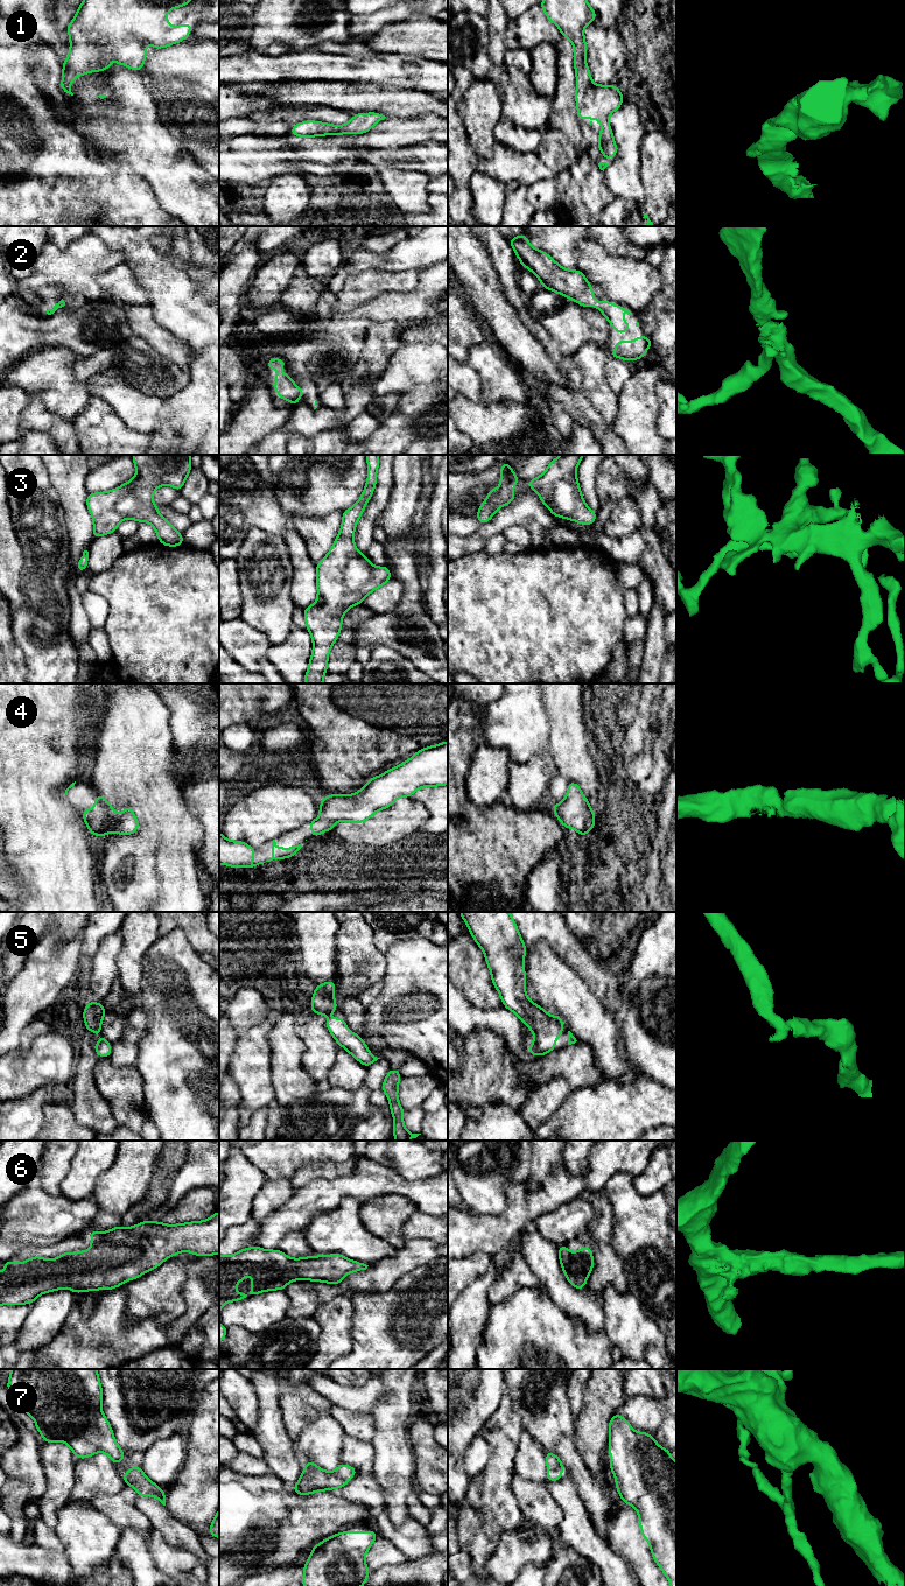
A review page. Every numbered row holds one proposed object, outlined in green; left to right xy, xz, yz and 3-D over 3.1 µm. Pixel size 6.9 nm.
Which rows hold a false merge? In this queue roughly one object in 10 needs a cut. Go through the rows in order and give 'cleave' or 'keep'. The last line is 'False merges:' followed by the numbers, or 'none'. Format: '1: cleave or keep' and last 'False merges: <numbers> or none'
1: keep
2: keep
3: keep
4: keep
5: keep
6: keep
7: keep
False merges: none

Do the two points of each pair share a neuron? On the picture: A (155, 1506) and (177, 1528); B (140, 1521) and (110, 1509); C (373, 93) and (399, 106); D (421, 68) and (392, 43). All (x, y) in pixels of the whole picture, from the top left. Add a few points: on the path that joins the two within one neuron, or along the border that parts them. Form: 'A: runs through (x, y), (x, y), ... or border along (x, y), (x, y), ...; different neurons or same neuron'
A: runs through (159, 1511), (172, 1524); same neuron
B: runs through (133, 1517), (117, 1509); same neuron
C: runs through (379, 99), (393, 102); same neuron
D: border along (383, 54), (415, 55), (434, 61); different neurons

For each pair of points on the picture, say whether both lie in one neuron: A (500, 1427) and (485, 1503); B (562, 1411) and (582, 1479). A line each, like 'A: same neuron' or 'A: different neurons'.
A: same neuron
B: same neuron

